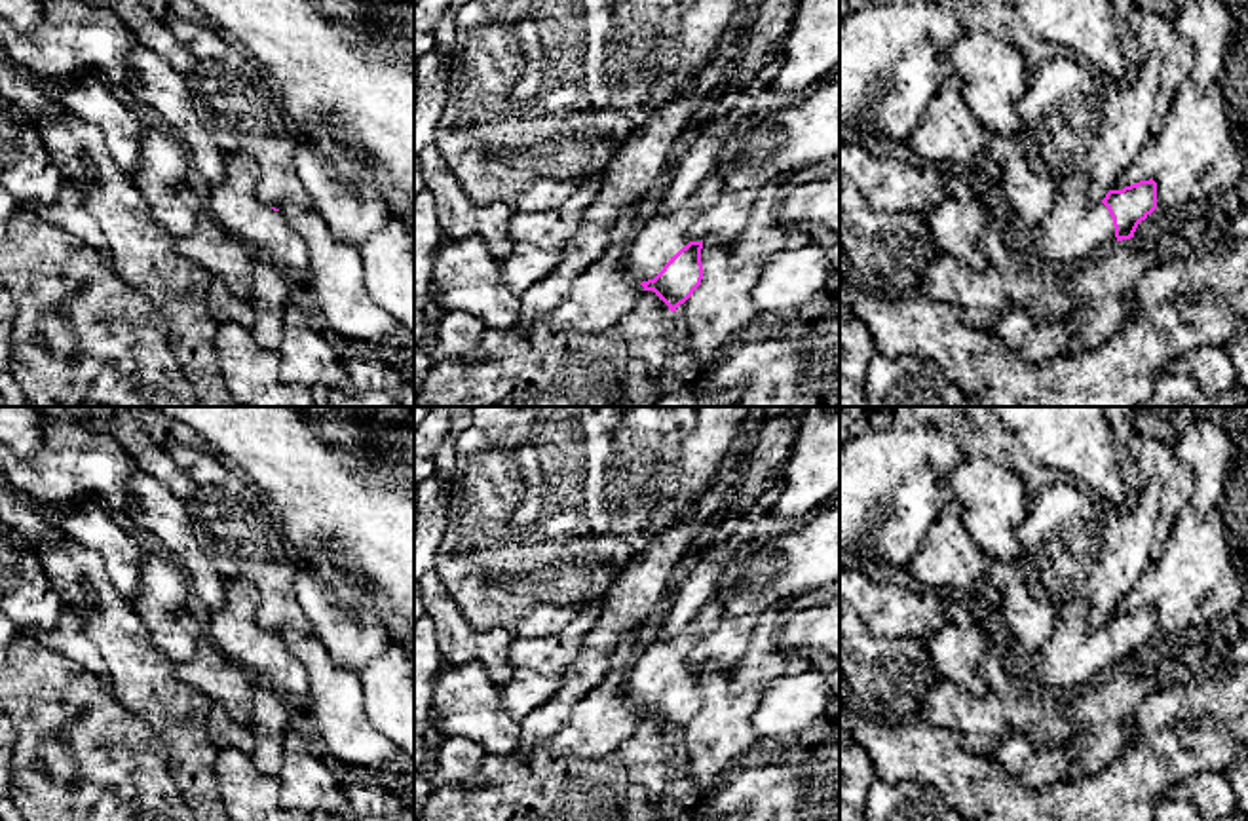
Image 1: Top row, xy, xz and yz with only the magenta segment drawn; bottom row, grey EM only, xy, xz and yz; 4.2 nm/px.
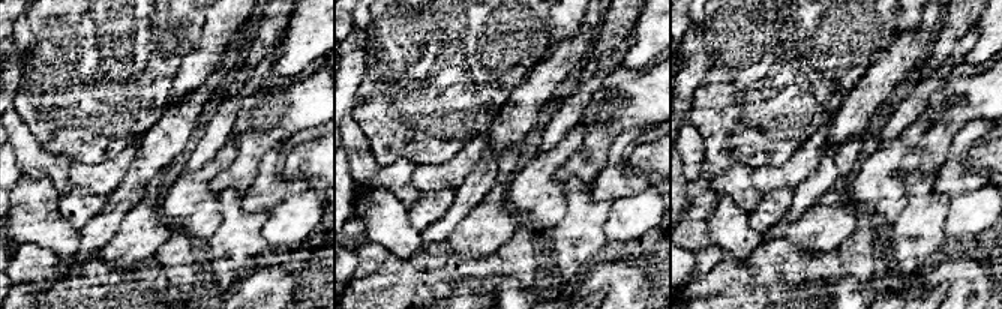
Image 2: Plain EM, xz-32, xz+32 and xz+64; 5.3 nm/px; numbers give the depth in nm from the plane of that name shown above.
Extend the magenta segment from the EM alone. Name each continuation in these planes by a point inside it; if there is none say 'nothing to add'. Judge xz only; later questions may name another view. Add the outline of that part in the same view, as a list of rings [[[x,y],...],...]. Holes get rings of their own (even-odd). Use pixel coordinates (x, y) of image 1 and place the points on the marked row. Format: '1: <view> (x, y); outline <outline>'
1: xz (661, 236); outline [[[712,171],[707,181],[669,215],[652,217],[627,253],[627,270],[638,281],[653,279],[663,266],[690,243],[690,226],[716,203],[724,188],[720,171]]]

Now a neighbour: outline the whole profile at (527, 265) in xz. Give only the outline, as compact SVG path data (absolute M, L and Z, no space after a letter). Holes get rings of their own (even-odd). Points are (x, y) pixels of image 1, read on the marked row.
M515 241L507 257L498 257L500 276L505 287L520 296L528 287L545 279L560 264L562 249L541 249Z

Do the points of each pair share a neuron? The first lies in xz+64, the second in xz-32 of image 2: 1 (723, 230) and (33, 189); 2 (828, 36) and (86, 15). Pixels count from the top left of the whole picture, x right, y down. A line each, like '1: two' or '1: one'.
1: one
2: one

